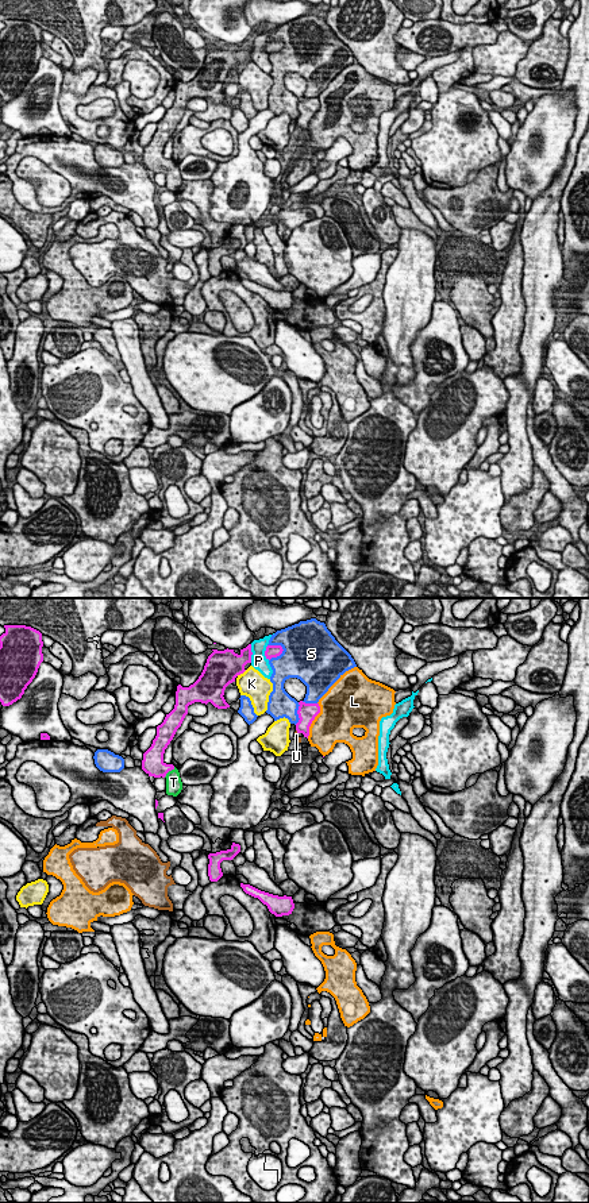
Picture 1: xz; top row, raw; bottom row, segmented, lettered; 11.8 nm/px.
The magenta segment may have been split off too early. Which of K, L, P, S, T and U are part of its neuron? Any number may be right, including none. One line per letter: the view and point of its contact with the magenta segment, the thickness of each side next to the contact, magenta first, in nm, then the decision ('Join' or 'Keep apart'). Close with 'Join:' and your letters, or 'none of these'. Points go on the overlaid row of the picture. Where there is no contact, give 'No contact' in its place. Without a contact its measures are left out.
K: Touches magenta at xz (241, 673). Thickness 400 nm (magenta) against 320 nm. Keep apart
L: Touches magenta at xz (314, 718). Thickness 220 nm (magenta) against 460 nm. Keep apart
P: Touches magenta at xz (251, 654). Thickness 260 nm (magenta) against 190 nm. Keep apart
S: Touches magenta at xz (278, 655). Thickness 160 nm (magenta) against 440 nm. Keep apart
T: Touches magenta at xz (169, 770). Thickness 260 nm (magenta) against 190 nm. Join
U: Touches magenta at xz (297, 732). Thickness 200 nm (magenta) against 60 nm. Keep apart
Join: T

